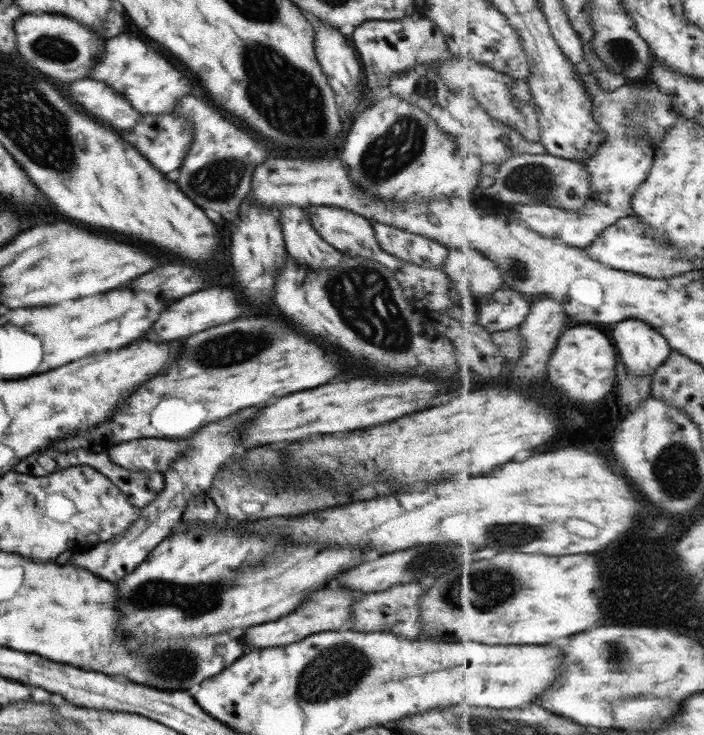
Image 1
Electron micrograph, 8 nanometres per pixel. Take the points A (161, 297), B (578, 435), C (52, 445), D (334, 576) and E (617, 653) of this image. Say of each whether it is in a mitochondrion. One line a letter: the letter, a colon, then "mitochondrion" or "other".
A: other
B: other
C: other
D: other
E: mitochondrion

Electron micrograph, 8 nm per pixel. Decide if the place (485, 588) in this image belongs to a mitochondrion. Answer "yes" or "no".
yes

